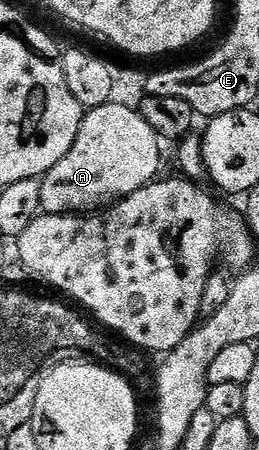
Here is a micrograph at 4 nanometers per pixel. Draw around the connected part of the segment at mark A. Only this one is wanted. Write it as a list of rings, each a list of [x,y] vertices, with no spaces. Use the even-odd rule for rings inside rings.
[[[113,102],[87,109],[74,146],[66,158],[40,180],[41,213],[50,216],[92,214],[117,204],[157,179],[160,147],[160,137],[135,107]]]

